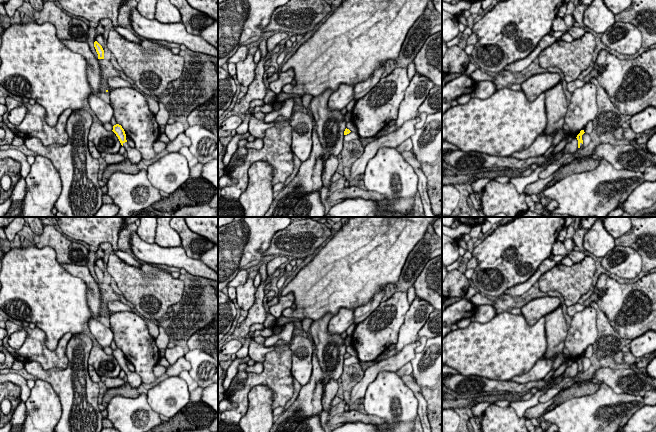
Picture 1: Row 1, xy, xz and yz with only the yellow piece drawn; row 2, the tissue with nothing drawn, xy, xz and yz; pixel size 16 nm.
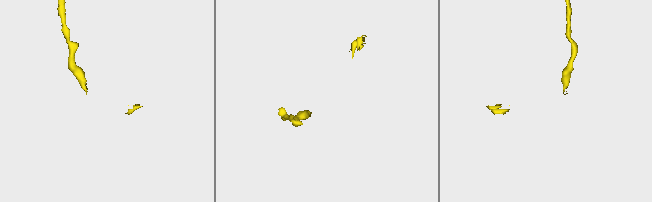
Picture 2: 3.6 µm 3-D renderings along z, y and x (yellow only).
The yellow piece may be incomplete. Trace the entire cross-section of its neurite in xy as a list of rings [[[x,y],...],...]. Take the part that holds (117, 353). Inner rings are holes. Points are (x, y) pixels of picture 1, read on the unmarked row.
[[[116,348],[113,350],[112,355],[118,361],[121,369],[125,371],[129,385],[133,388],[138,388],[142,384],[142,379],[136,372],[131,372],[128,369],[127,364],[126,364],[126,358],[122,350],[119,348]]]

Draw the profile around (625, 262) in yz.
[[[616,245],[601,260],[602,267],[621,279],[632,280],[642,271],[642,259],[631,247]]]

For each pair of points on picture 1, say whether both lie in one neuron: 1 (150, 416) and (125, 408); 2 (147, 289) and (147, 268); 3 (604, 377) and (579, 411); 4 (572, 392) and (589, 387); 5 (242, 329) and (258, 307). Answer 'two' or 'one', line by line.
1: one
2: two
3: two
4: one
5: one

